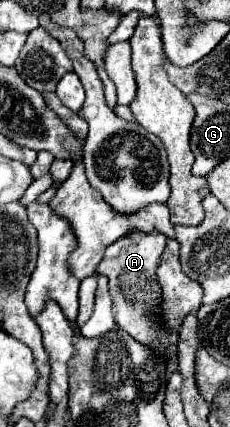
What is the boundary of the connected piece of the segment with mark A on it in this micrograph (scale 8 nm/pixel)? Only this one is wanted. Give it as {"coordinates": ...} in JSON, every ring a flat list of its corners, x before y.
{"coordinates":[[144,232,130,234,130,238,120,238,106,248,102,262,96,266,96,272,108,276,116,326,124,330,126,334,130,334,136,342,160,354,168,362,168,374,172,374,172,372,178,372,176,336,168,334,162,322,158,322,160,304,162,304,162,288,156,282,156,268,160,264,160,256,166,248,166,242,168,238,162,234,144,234]]}

